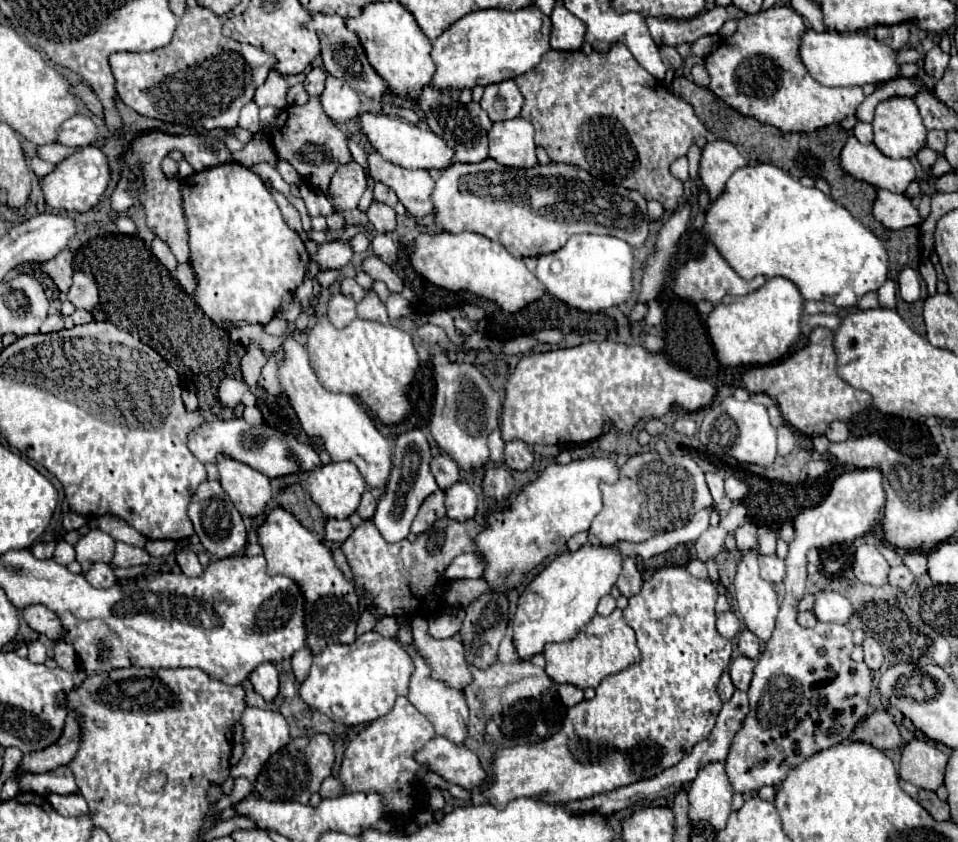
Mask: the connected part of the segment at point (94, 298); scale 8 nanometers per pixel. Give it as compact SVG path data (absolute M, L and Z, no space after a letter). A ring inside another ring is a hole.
M76 271L74 273L74 283L68 291L68 301L74 303L76 309L86 309L86 311L94 311L100 307L100 297L98 297L98 287L94 283L94 279L86 273Z

